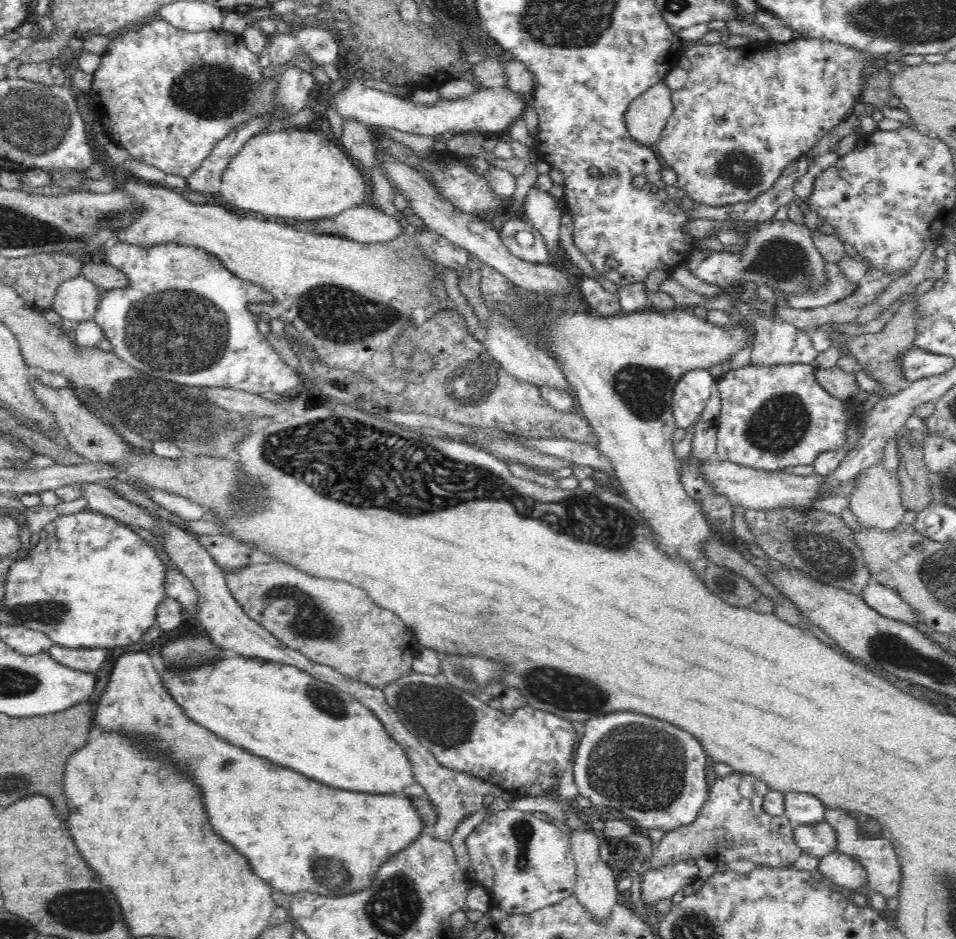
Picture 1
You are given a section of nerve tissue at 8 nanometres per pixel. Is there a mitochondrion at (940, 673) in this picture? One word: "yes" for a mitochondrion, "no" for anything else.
yes

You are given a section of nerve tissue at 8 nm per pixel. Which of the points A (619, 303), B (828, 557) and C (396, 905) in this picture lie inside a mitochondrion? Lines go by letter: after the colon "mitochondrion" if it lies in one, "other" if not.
A: other
B: mitochondrion
C: mitochondrion

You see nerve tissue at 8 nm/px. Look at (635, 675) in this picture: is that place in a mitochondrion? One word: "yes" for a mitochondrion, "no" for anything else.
no

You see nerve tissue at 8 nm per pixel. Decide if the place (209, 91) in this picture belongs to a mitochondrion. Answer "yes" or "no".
yes

